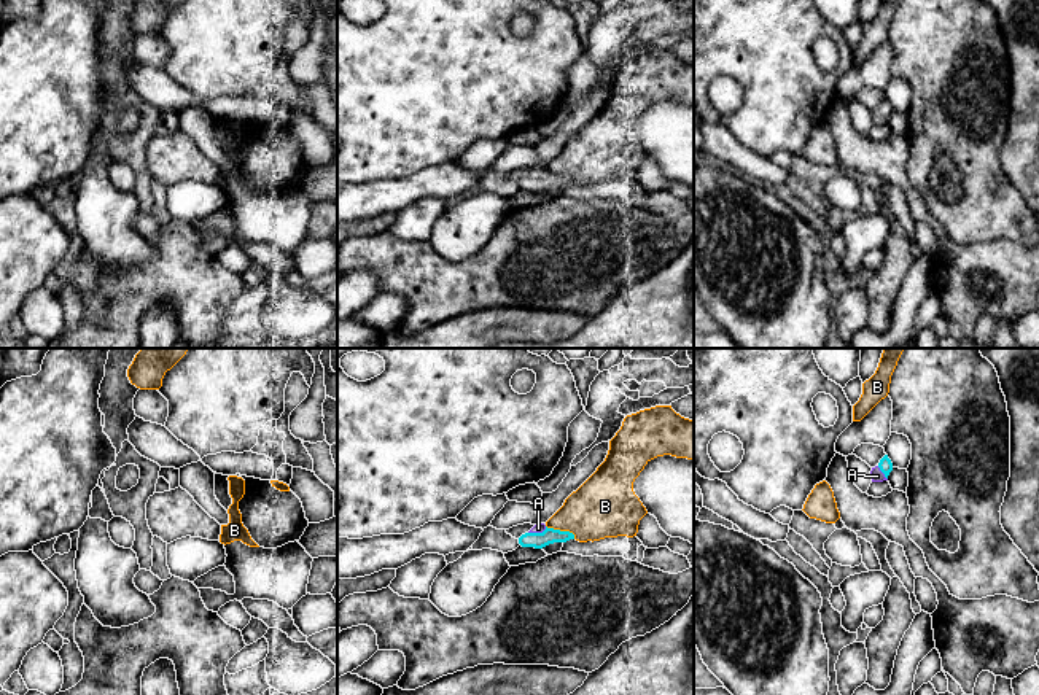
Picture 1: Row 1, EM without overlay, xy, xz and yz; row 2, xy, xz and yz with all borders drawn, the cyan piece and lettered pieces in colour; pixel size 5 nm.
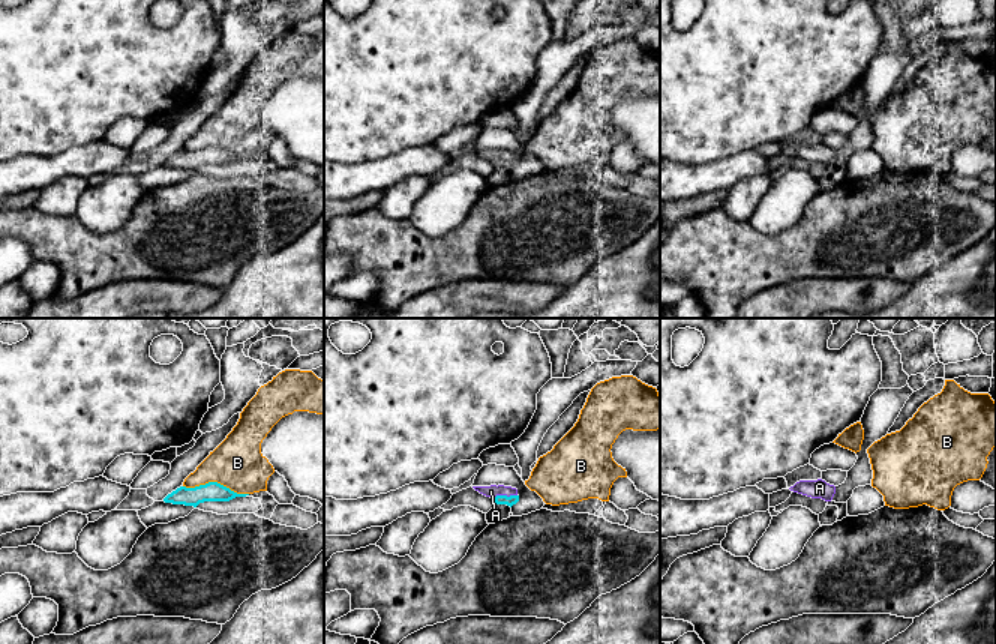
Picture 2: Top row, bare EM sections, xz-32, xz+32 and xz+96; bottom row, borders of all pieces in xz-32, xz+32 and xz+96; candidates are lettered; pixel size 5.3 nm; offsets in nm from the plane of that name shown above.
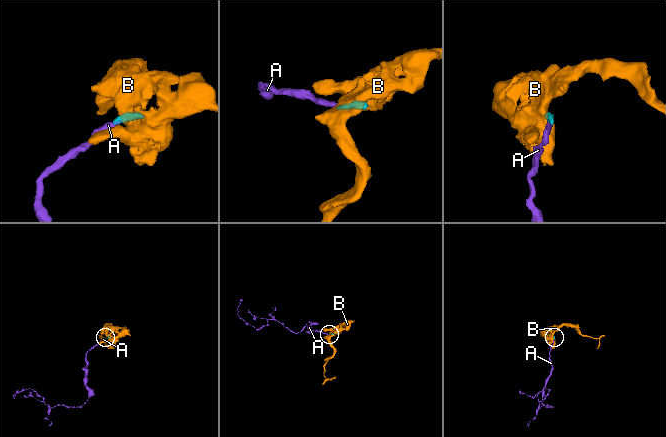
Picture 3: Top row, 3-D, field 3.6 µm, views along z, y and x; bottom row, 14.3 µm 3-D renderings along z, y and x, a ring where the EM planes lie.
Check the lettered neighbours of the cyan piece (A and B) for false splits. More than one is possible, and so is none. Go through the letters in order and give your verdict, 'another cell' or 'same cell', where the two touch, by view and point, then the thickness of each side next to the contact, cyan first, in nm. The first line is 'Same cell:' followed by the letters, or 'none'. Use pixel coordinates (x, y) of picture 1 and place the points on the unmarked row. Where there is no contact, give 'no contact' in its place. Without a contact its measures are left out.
Same cell: A
A: same cell | yz (882, 115) | 70/60 nm
B: another cell | xz (562, 175) | 80/320 nm

